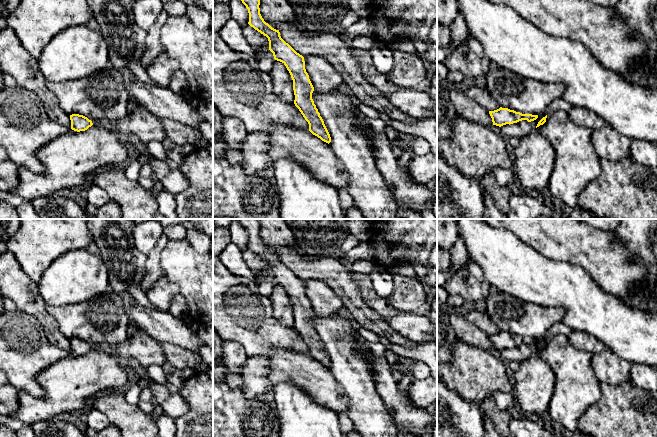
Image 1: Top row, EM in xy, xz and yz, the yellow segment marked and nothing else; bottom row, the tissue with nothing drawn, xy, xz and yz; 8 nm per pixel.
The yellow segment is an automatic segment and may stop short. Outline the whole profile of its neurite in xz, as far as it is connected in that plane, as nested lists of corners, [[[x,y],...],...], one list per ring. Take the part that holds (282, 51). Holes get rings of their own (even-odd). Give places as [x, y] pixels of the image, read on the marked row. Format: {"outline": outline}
{"outline": [[[241,0],[249,13],[248,24],[268,38],[269,50],[274,59],[282,62],[293,80],[294,104],[309,124],[309,131],[326,143],[331,142],[330,134],[312,99],[314,87],[305,69],[304,57],[297,53],[280,36],[279,30],[272,28],[260,14],[260,0]]]}

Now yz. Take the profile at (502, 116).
{"outline": [[[500,107],[497,110],[489,111],[489,114],[492,118],[493,125],[503,126],[506,124],[517,123],[522,120],[527,120],[528,122],[534,121],[538,118],[538,115],[532,114],[522,114],[508,108]]]}

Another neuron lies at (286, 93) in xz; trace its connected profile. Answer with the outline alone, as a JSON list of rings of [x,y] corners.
[[[275,60],[269,75],[273,83],[273,92],[278,94],[283,101],[294,103],[293,80],[284,63]]]

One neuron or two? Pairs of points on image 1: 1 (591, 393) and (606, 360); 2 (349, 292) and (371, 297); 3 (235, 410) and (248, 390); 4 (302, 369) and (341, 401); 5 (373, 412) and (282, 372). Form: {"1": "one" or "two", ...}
{"1": "two", "2": "two", "3": "two", "4": "one", "5": "two"}

